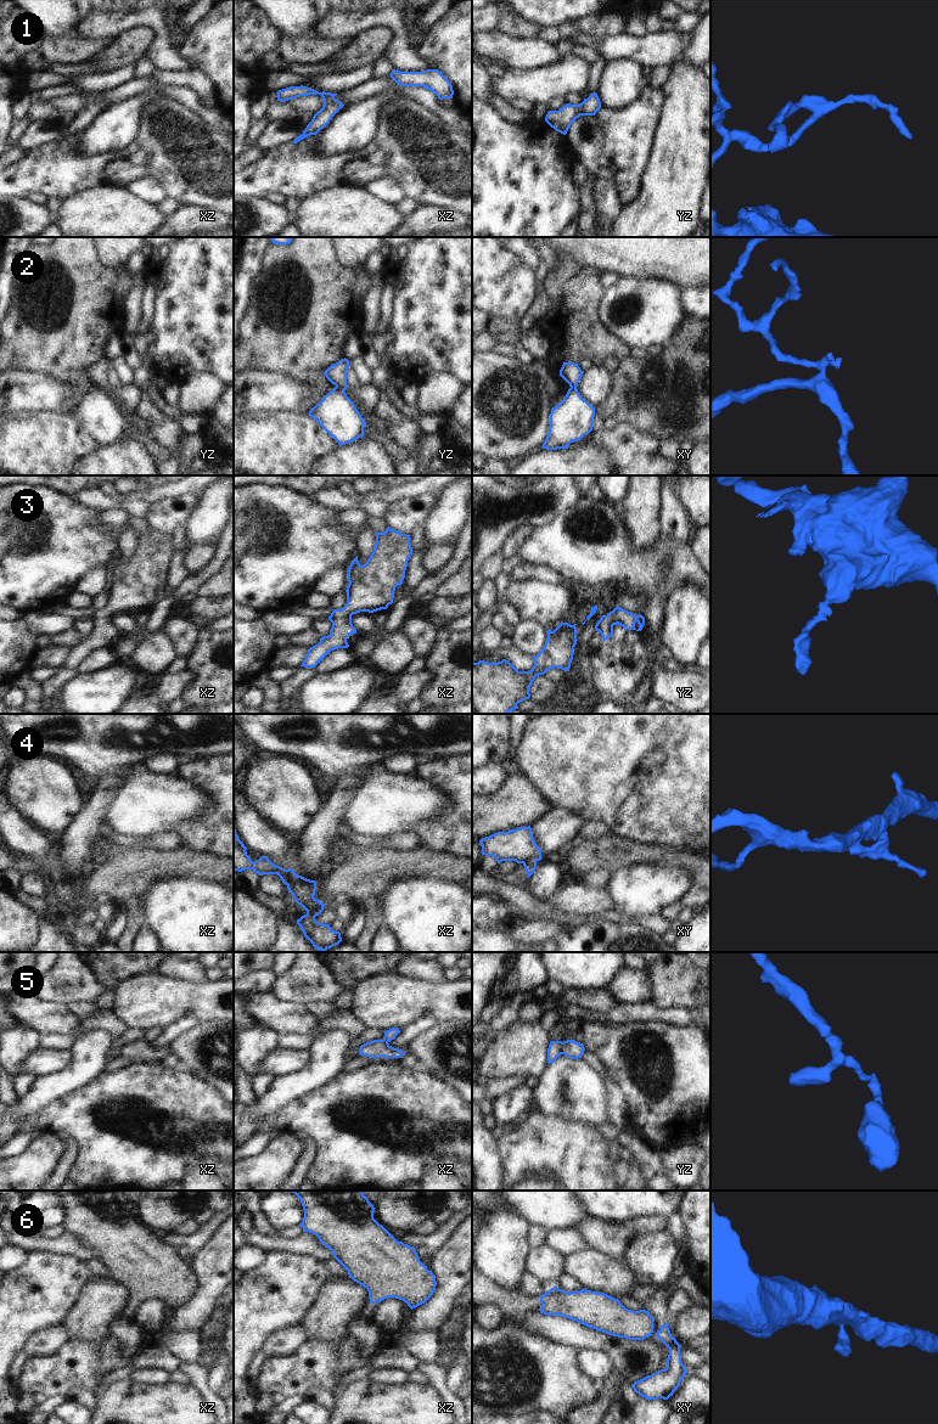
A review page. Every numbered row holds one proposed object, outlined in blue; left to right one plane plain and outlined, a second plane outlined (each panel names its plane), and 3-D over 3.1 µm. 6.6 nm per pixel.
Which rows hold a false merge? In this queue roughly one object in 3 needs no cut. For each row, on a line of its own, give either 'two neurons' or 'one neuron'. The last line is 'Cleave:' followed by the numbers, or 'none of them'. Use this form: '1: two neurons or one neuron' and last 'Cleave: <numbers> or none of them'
1: one neuron
2: two neurons
3: one neuron
4: two neurons
5: two neurons
6: two neurons
Cleave: 2, 4, 5, 6

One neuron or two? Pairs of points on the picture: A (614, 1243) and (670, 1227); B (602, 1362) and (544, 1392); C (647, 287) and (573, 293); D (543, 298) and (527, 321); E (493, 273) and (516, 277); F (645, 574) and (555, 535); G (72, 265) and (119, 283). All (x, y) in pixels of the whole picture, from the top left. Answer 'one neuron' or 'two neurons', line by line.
A: two neurons
B: two neurons
C: two neurons
D: one neuron
E: one neuron
F: one neuron
G: one neuron

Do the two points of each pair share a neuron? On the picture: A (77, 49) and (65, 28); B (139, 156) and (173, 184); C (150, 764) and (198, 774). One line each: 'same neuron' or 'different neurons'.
A: different neurons
B: different neurons
C: different neurons

